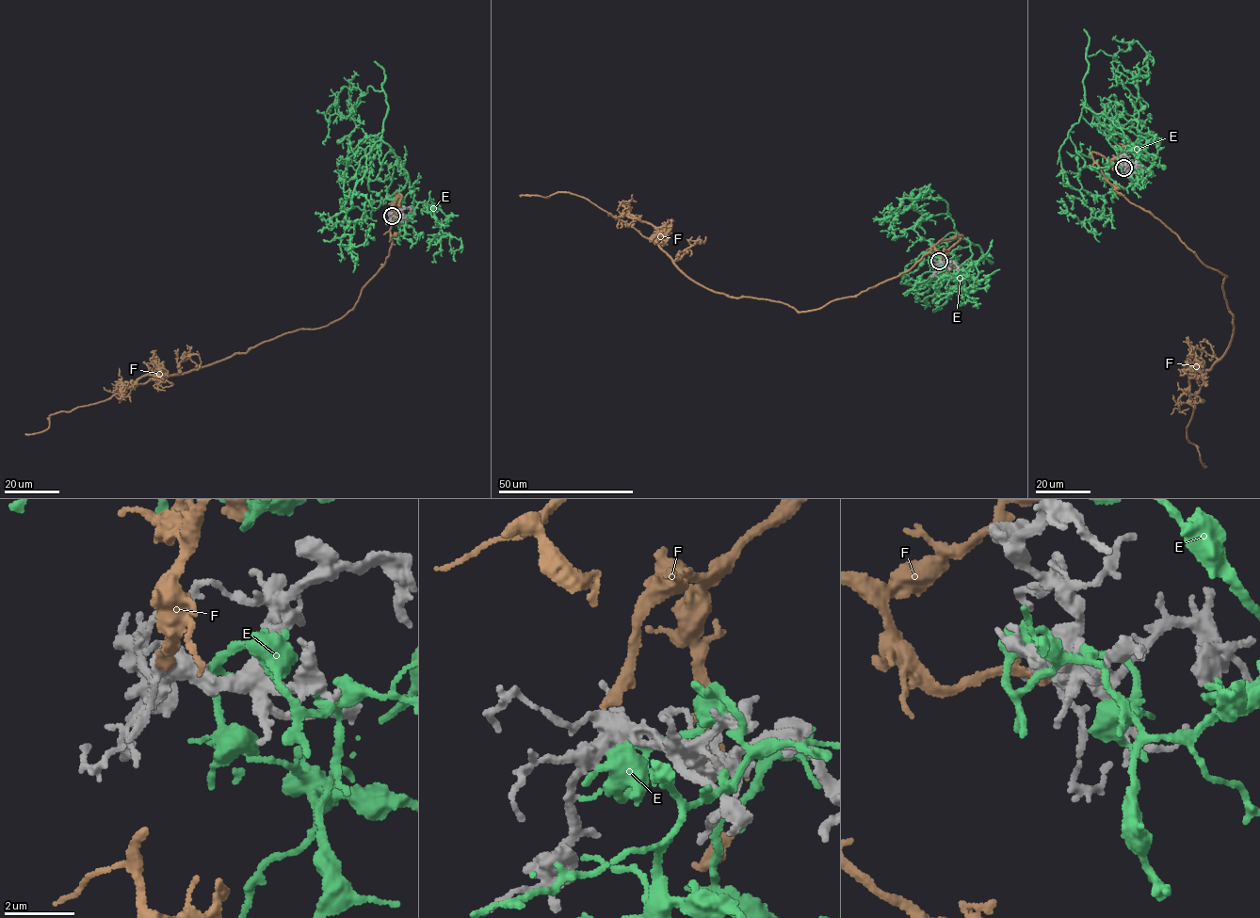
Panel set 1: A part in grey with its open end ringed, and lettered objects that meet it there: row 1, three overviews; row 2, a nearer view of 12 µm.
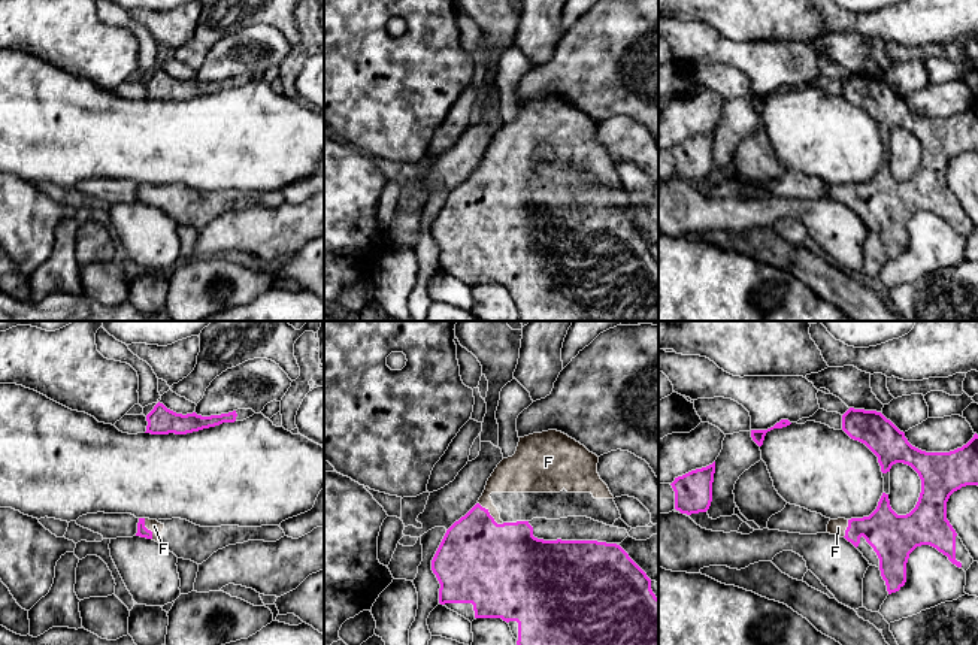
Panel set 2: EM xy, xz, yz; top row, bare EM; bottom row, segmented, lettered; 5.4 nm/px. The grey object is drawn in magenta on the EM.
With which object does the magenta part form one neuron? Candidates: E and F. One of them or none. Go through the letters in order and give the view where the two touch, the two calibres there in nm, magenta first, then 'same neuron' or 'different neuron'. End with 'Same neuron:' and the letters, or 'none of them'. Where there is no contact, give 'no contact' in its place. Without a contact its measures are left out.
E: no contact | different neuron
F: xz | 460/190 nm | same neuron
Same neuron: F

